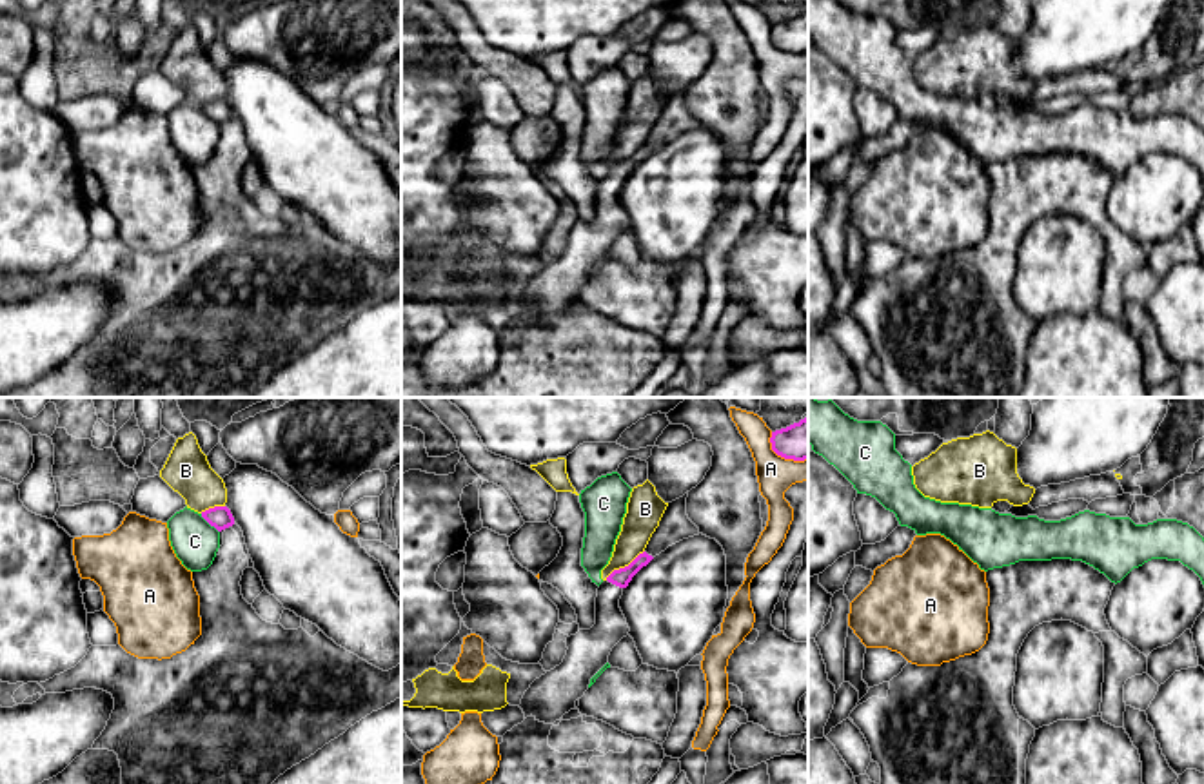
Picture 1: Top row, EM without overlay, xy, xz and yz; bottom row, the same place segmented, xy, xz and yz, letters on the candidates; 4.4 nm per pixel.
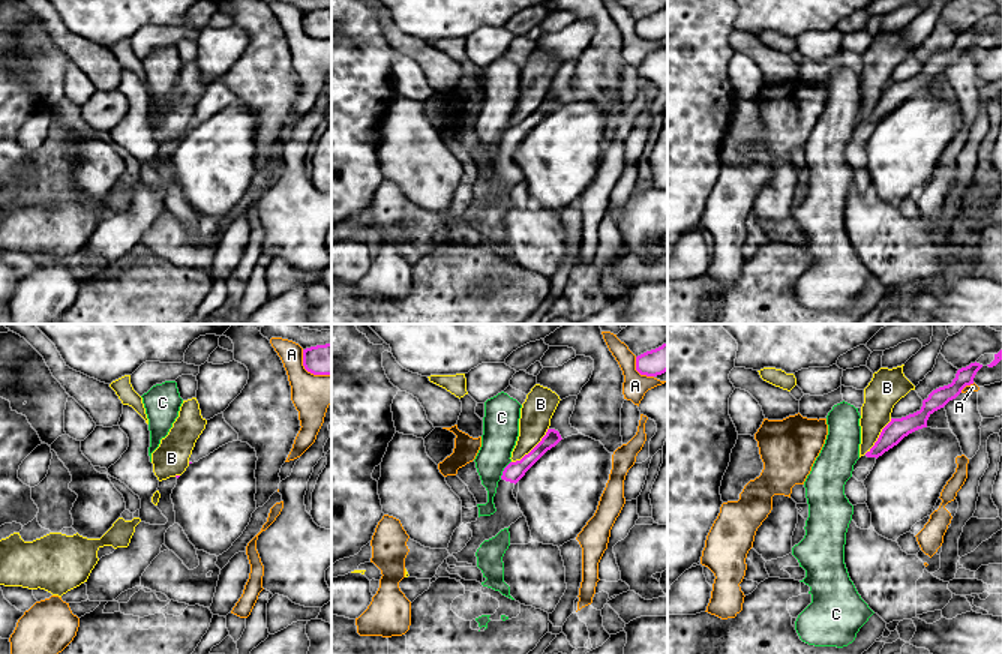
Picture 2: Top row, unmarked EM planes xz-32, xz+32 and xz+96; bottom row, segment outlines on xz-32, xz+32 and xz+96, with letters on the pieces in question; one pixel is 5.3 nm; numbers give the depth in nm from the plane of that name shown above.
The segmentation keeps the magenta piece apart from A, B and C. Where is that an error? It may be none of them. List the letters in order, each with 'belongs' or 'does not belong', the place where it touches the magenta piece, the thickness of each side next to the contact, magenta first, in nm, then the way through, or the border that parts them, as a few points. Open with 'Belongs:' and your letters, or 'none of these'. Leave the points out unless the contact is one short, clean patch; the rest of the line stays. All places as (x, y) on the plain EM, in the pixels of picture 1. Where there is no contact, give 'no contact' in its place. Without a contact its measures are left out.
Belongs: none of these
A: does not belong | xz (781, 49) | 180/160 nm | along xz (770, 26), (770, 40), (778, 48), (807, 53)
B: does not belong | xz (625, 160) | 80/160 nm | along xz (643, 144), (605, 173)
C: does not belong | xy (209, 117) | 100/200 nm | along xy (200, 107), (218, 126)

